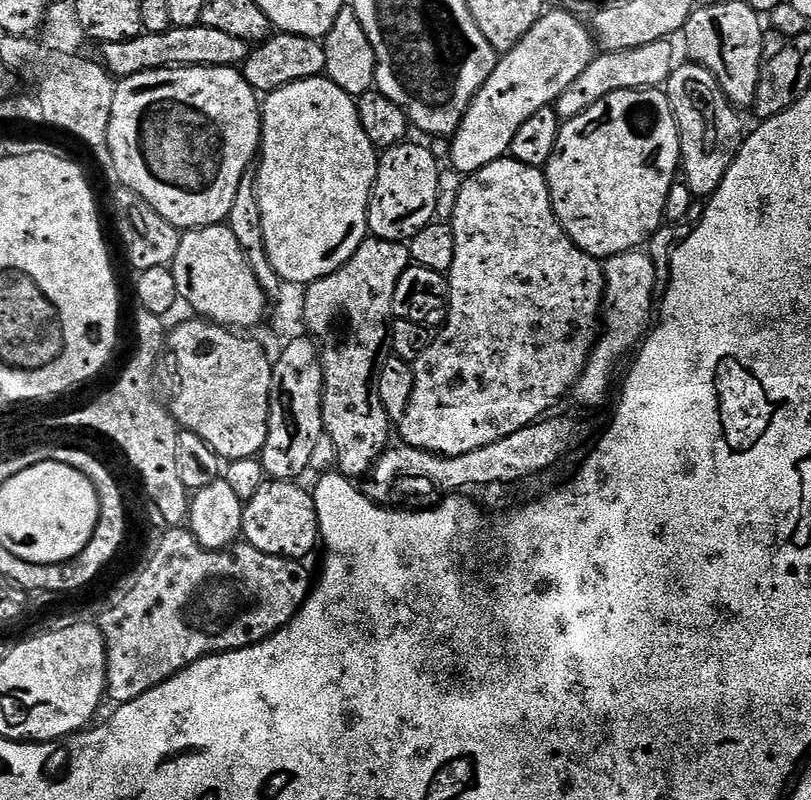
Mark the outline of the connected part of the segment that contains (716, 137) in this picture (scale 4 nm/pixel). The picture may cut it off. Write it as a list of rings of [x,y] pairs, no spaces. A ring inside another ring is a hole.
[[[684,62],[681,68],[680,65],[673,67],[666,91],[680,135],[683,183],[692,191],[693,197],[710,198],[718,190],[722,178],[726,178],[726,170],[730,170],[744,145],[746,127],[740,121],[741,113],[726,98],[714,74],[701,64]]]

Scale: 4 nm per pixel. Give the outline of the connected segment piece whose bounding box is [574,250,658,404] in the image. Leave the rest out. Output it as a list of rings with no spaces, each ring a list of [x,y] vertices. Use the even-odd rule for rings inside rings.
[[[647,251],[623,252],[617,256],[607,257],[603,270],[605,285],[602,335],[597,339],[592,355],[588,357],[584,372],[574,388],[575,395],[580,395],[588,404],[596,404],[603,398],[604,391],[612,380],[612,371],[619,366],[620,359],[628,351],[631,353],[647,337],[654,320],[652,295],[657,295],[658,292],[656,271]]]

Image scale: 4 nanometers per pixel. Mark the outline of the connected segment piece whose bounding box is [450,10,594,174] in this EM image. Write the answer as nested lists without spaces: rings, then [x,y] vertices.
[[[563,10],[555,11],[545,11],[539,22],[522,38],[522,42],[518,42],[518,46],[514,46],[497,59],[490,78],[472,100],[472,105],[468,107],[456,133],[450,137],[452,164],[458,171],[464,172],[463,174],[478,172],[495,160],[505,159],[514,142],[514,134],[518,134],[518,130],[522,130],[524,123],[534,114],[538,114],[538,110],[555,105],[562,90],[566,90],[566,86],[570,86],[592,60],[594,36],[589,25],[587,28],[579,15]]]

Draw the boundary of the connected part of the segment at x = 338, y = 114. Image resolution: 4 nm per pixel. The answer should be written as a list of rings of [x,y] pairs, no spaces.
[[[327,75],[306,78],[302,82],[294,82],[267,93],[262,100],[262,119],[260,122],[260,150],[258,153],[258,168],[260,173],[254,176],[256,193],[258,194],[258,206],[262,206],[262,234],[266,242],[266,254],[270,258],[270,266],[280,275],[281,281],[299,286],[307,286],[318,278],[326,278],[326,274],[334,274],[362,246],[362,242],[368,239],[368,203],[372,198],[372,187],[376,182],[376,167],[378,165],[378,149],[372,145],[370,138],[366,136],[366,130],[362,128],[362,122],[358,118],[356,100],[346,90],[342,90]]]

